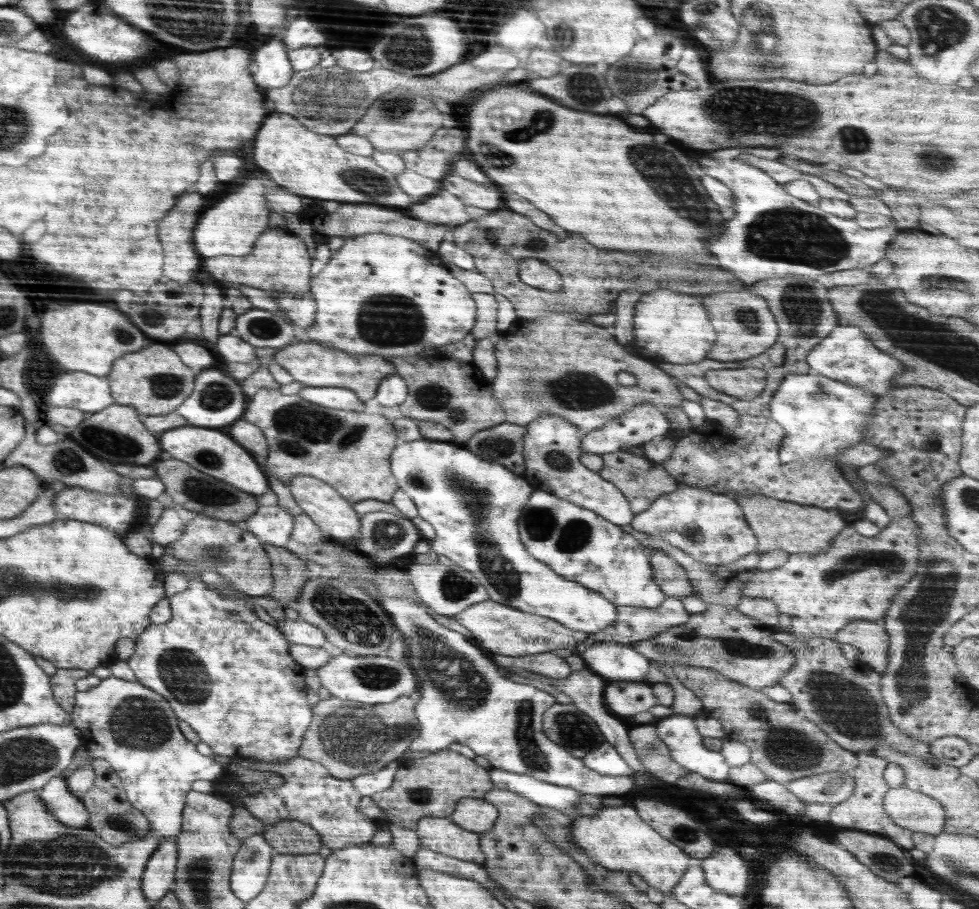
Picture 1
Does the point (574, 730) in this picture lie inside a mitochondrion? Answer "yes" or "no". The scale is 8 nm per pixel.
yes

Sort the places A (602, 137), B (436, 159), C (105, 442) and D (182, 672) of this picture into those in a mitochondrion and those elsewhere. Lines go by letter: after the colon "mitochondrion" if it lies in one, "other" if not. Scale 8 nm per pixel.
A: other
B: other
C: mitochondrion
D: mitochondrion

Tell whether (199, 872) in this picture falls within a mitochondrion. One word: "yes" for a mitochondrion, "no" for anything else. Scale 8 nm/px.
yes

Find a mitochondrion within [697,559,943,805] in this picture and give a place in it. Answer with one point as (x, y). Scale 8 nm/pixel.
(847, 707)

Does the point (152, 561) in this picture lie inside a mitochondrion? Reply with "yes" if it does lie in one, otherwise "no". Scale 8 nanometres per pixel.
no

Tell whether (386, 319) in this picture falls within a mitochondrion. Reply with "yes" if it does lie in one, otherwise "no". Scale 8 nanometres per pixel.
yes

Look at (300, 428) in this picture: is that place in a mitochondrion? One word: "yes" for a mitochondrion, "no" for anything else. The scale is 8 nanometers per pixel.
yes

